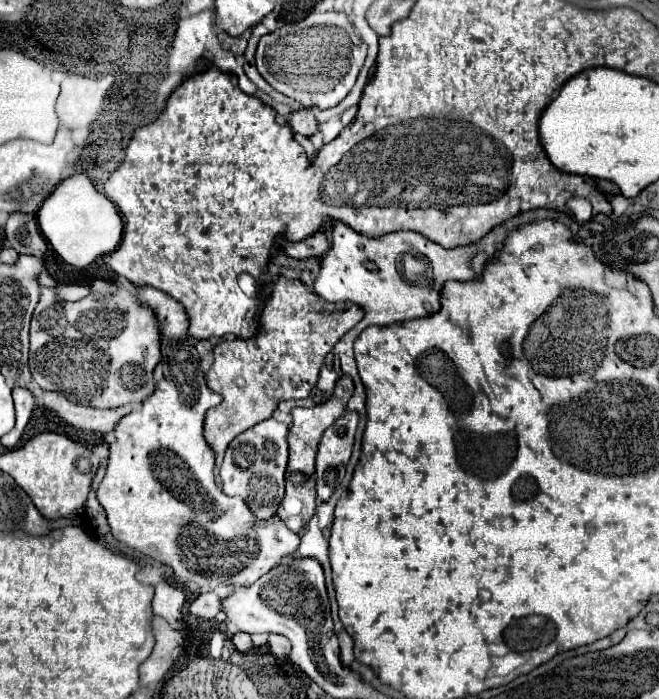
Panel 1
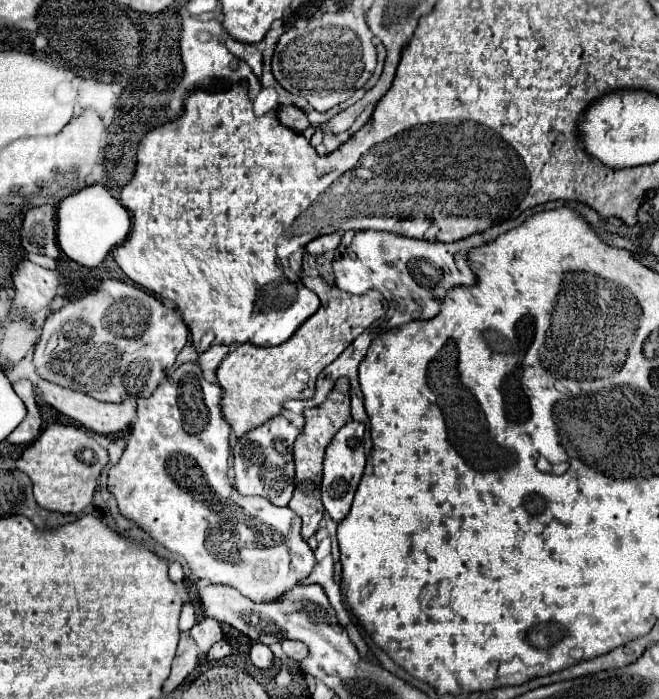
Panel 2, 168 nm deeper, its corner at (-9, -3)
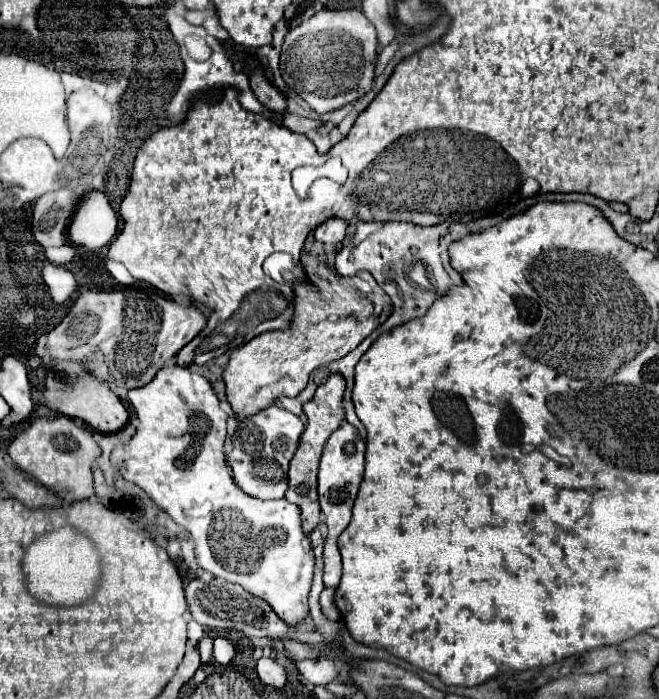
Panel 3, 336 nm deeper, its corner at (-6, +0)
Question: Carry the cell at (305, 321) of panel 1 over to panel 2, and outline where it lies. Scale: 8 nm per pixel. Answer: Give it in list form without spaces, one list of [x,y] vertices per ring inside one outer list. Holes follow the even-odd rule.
[[[320,275],[308,277],[304,285],[320,297],[320,307],[296,329],[296,333],[286,343],[274,347],[256,347],[252,343],[238,345],[232,353],[226,355],[216,371],[218,383],[224,389],[222,415],[236,437],[246,435],[248,431],[280,415],[288,399],[310,399],[314,395],[316,377],[322,373],[322,369],[330,365],[388,309],[384,297],[378,291],[350,295],[336,289],[334,285],[324,283]]]

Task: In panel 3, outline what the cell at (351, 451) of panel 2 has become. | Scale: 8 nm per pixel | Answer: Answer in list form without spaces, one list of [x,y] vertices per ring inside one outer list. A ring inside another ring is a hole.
[[[343,422],[327,440],[323,448],[321,464],[319,464],[319,502],[321,502],[321,512],[329,528],[329,534],[323,546],[323,560],[325,560],[323,582],[327,588],[333,588],[333,590],[339,586],[339,580],[341,580],[341,554],[339,554],[337,540],[341,532],[345,530],[345,526],[349,526],[353,500],[363,480],[363,468],[365,468],[365,442],[357,434],[355,426],[351,426],[349,422]]]

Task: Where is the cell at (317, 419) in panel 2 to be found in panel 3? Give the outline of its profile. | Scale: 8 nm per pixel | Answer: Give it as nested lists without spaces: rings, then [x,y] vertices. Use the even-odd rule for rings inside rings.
[[[333,374],[329,376],[329,380],[325,384],[321,384],[315,392],[315,396],[303,406],[309,422],[305,426],[305,432],[299,440],[299,448],[291,460],[291,468],[289,468],[289,488],[285,492],[285,498],[293,504],[299,506],[301,510],[301,524],[303,524],[303,532],[311,534],[315,530],[315,526],[319,524],[319,500],[317,500],[317,468],[319,468],[319,458],[323,452],[325,442],[329,440],[329,436],[341,426],[341,422],[345,420],[345,410],[343,410],[343,392],[345,392],[345,378],[341,374]]]

